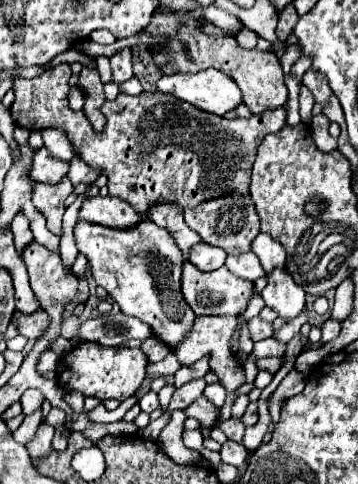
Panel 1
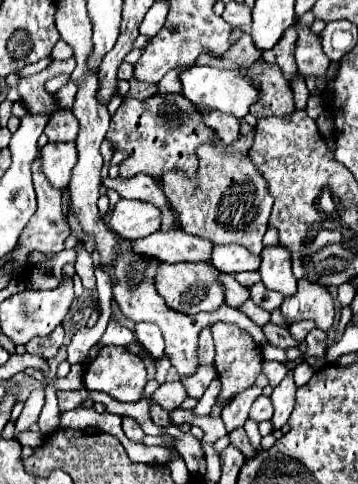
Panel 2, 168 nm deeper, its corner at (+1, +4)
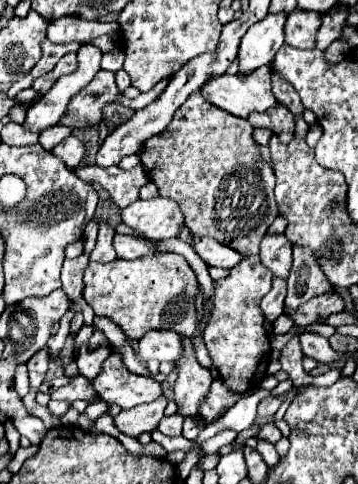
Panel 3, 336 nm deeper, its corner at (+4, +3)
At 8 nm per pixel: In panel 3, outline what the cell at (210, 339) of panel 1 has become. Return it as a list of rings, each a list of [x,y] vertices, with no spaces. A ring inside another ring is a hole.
[[[257,255],[245,257],[235,269],[231,269],[227,279],[215,281],[213,305],[217,307],[203,331],[203,339],[221,381],[235,393],[245,393],[265,379],[271,345],[267,333],[263,331],[265,317],[259,301],[265,293],[269,293],[271,281],[271,271],[261,265]]]

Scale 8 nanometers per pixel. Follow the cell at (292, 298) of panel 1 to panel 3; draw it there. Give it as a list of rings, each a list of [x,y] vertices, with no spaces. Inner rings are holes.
[[[265,235],[259,251],[261,263],[273,271],[275,277],[287,279],[291,273],[291,243],[283,235]]]

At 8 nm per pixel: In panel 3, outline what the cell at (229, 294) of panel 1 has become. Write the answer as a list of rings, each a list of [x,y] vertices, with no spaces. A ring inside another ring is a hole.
[[[159,253],[139,257],[135,261],[115,259],[111,263],[89,263],[85,269],[83,297],[95,315],[103,315],[119,323],[127,337],[143,337],[149,329],[171,329],[191,337],[197,325],[197,295],[201,285],[185,261],[175,253]]]

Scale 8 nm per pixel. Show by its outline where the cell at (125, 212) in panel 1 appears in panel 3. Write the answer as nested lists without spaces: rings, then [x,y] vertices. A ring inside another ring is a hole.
[[[155,197],[151,201],[135,201],[121,209],[121,219],[127,227],[141,233],[145,239],[163,241],[177,237],[183,225],[183,213],[179,205],[171,199]]]

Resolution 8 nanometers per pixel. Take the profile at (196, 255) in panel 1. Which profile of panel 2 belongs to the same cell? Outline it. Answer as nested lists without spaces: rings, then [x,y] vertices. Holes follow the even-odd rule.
[[[184,230],[154,232],[142,240],[132,242],[132,250],[138,256],[154,258],[160,262],[208,262],[212,254],[212,242],[194,238]]]

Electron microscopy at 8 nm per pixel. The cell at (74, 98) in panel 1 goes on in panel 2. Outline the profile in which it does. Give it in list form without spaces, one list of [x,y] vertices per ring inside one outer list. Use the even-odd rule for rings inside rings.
[[[64,110],[64,114],[60,112],[50,120],[44,134],[50,142],[74,142],[78,134],[78,120],[70,110]]]

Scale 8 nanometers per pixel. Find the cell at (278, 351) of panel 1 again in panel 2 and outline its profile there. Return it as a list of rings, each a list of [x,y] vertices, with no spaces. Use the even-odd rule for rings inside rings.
[[[300,320],[300,322],[294,322],[294,324],[290,326],[290,332],[292,332],[292,336],[294,336],[296,340],[304,340],[306,334],[308,334],[312,328],[316,328],[316,324],[314,324],[312,320]]]

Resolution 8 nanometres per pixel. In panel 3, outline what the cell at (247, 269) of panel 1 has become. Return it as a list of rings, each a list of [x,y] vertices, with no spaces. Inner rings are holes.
[[[193,237],[193,249],[211,267],[233,269],[235,265],[239,265],[243,261],[243,255],[241,253],[237,253],[231,247],[225,247],[223,243],[217,243],[211,237],[205,237],[205,239]]]

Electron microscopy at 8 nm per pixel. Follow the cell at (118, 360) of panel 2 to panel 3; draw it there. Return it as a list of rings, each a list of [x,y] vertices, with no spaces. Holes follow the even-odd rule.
[[[111,353],[103,361],[99,375],[91,383],[103,401],[119,405],[121,409],[131,409],[135,405],[153,401],[163,393],[159,381],[131,373],[119,353]]]

